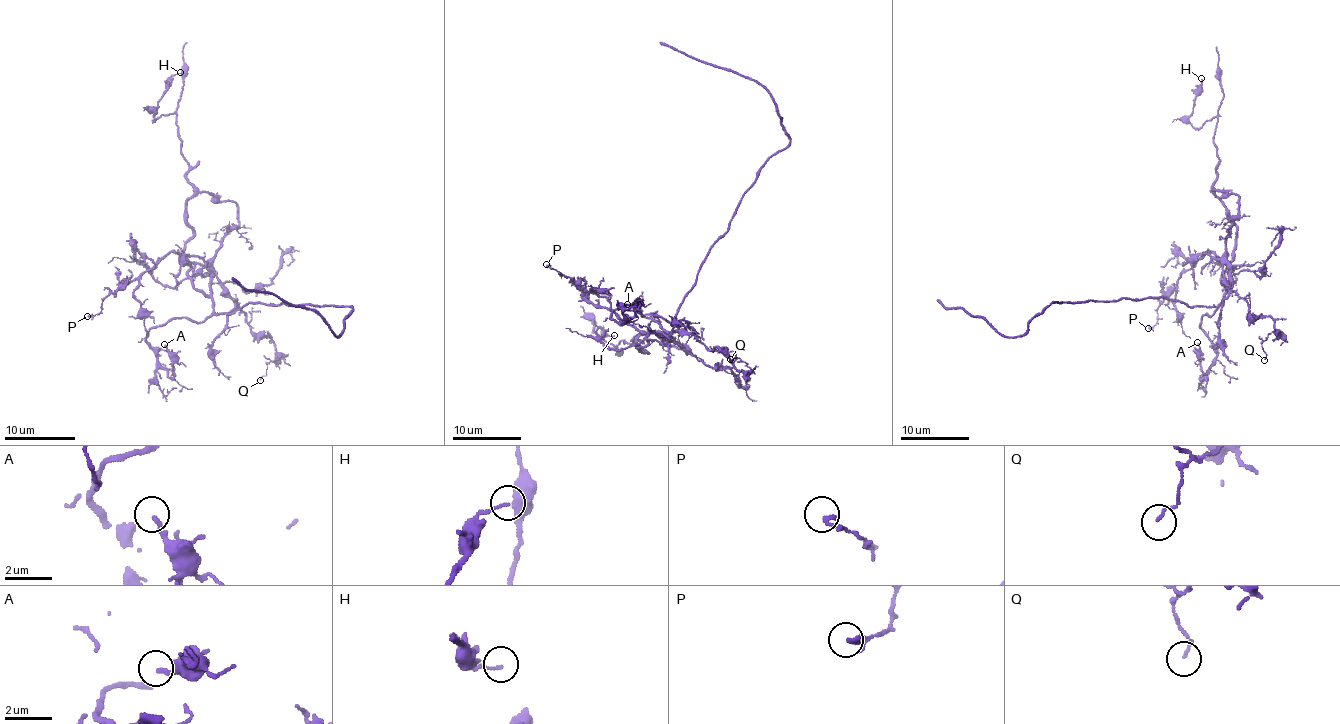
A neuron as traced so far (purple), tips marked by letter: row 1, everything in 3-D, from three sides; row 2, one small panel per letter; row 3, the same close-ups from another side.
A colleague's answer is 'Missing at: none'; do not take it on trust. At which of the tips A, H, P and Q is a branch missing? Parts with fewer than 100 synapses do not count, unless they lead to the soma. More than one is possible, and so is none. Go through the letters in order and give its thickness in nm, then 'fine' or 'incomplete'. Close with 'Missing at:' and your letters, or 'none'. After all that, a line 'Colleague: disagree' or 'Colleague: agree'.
A: 170 nm thick; fine
H: 120 nm thick; fine
P: 120 nm thick; fine
Q: 100 nm thick; fine
Missing at: none
Colleague: agree

